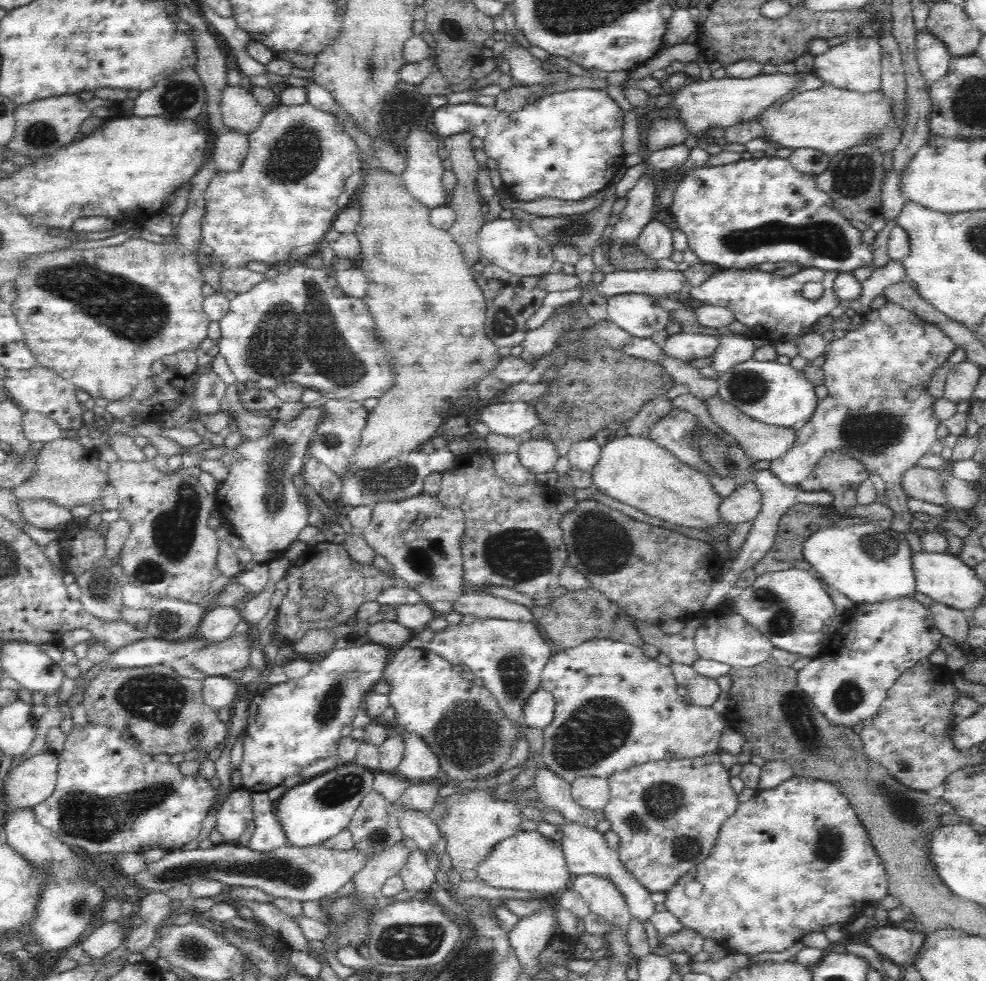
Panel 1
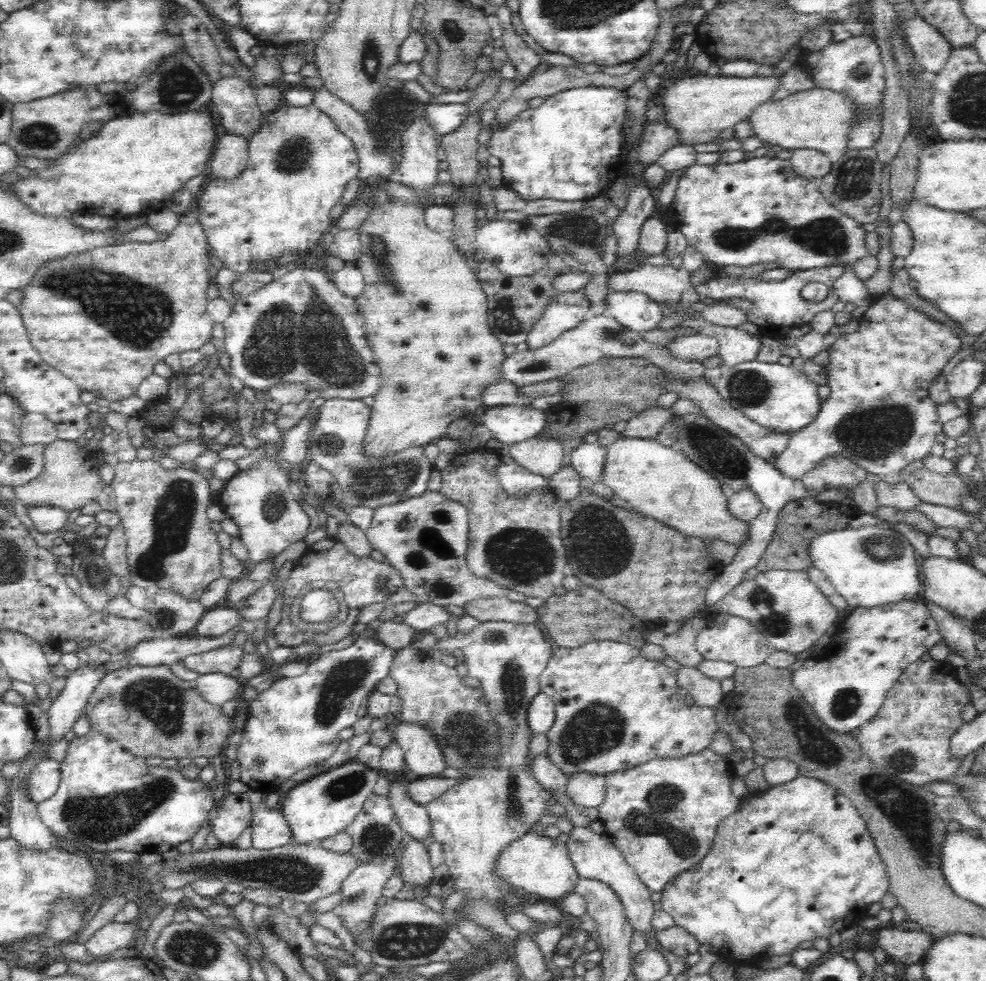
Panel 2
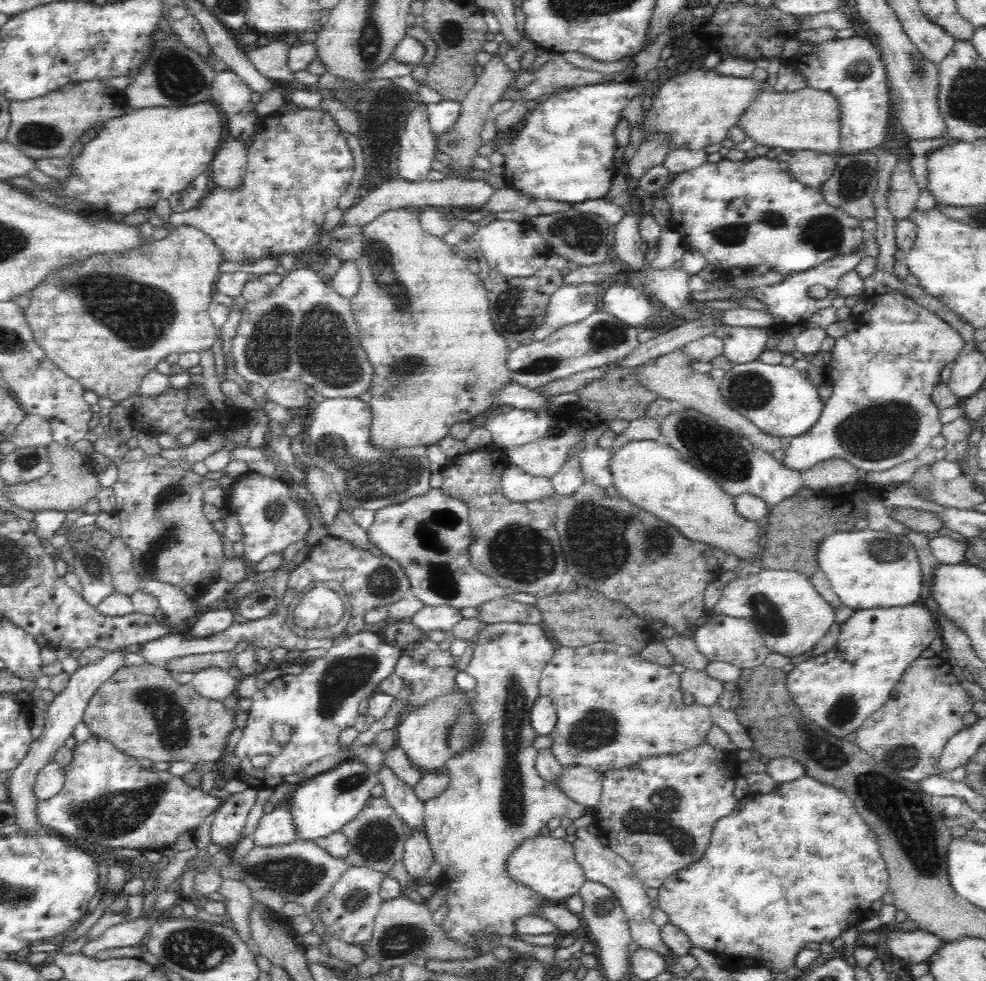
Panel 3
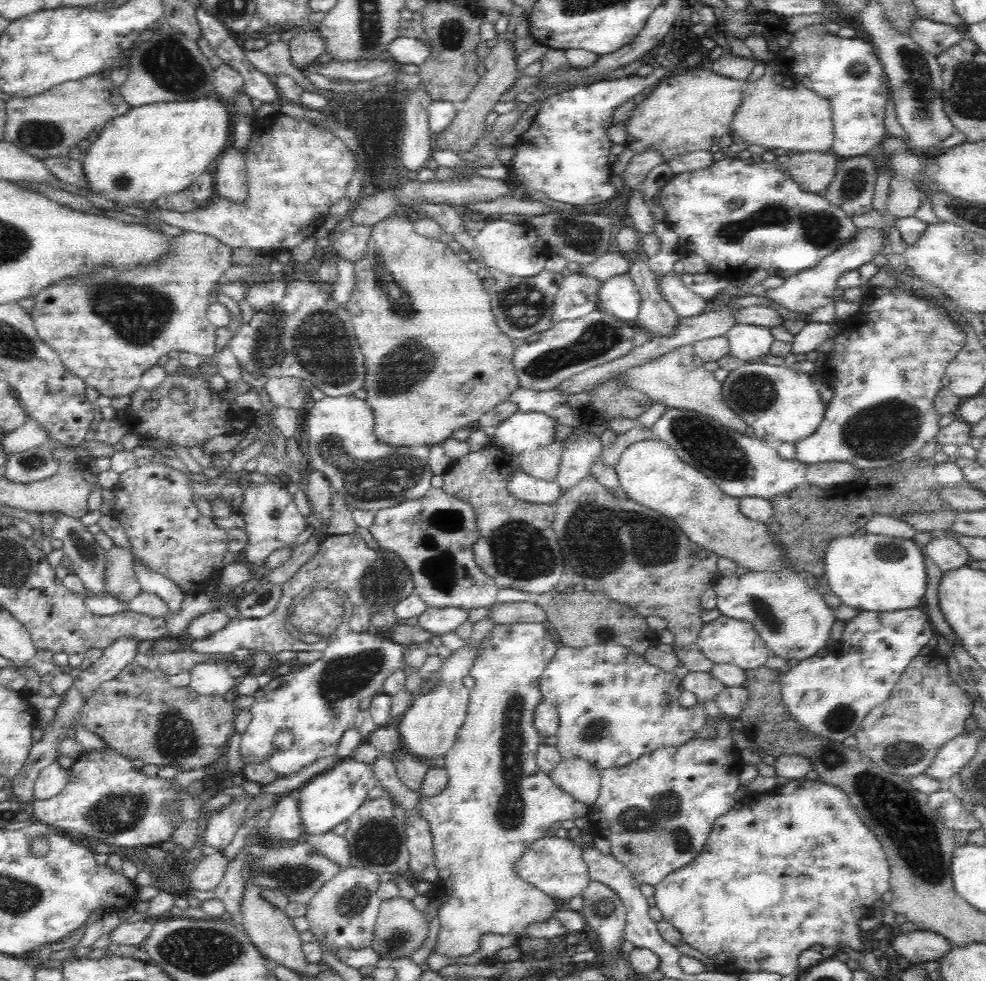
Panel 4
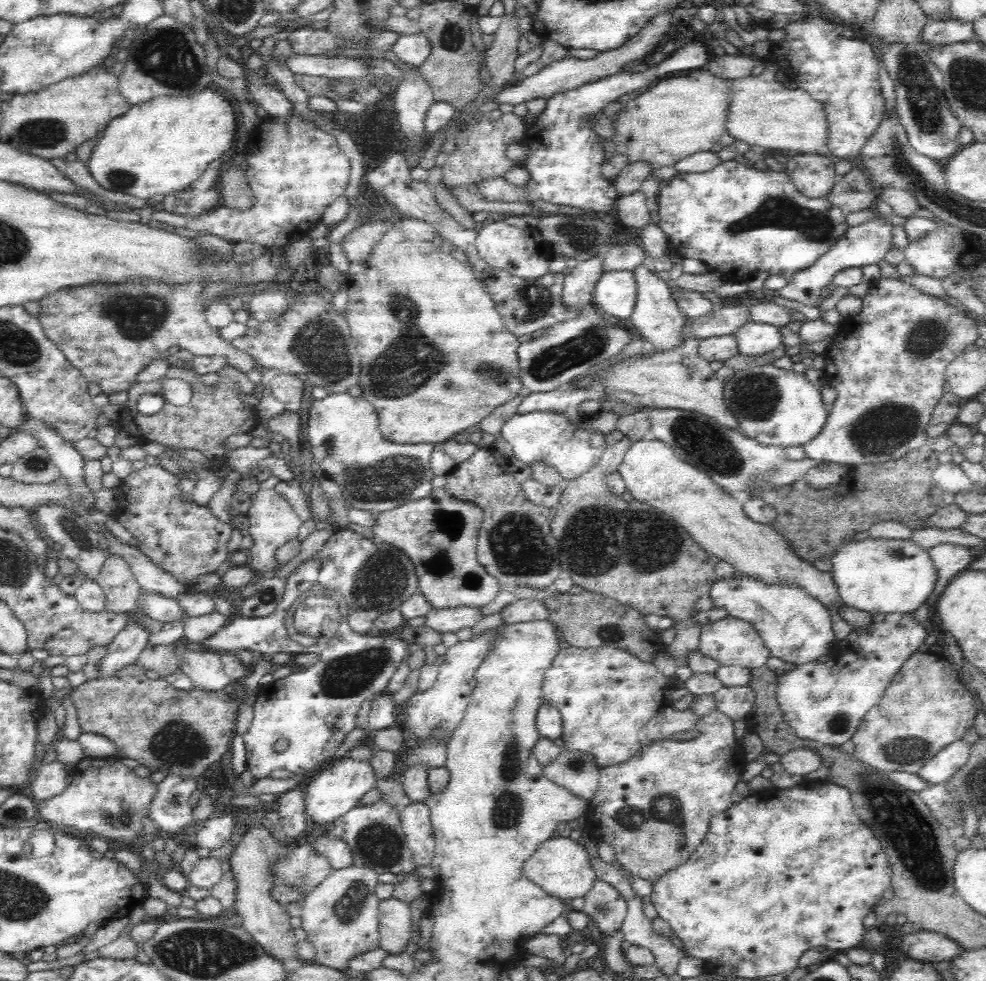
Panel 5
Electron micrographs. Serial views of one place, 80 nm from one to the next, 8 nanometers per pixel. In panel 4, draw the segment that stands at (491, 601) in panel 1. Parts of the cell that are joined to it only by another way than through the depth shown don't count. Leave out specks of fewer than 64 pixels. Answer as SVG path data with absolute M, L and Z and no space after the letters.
M533 599L526 602L493 606L493 609L489 612L489 617L495 623L504 623L505 625L524 622L546 622L547 620L545 610L540 608Z

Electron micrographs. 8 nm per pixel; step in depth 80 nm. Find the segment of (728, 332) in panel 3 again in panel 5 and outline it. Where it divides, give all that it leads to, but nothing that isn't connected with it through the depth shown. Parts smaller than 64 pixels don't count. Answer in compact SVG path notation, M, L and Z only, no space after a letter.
M750 321L734 334L740 355L746 357L763 356L784 345L780 327L772 324Z

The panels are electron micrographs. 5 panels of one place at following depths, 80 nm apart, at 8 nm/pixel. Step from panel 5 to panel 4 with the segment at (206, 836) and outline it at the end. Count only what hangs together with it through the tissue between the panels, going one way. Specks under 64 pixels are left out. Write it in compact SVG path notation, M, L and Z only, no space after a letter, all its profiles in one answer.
M246 779L241 786L247 791L246 794L242 794L230 806L212 813L206 821L207 824L201 828L199 839L204 841L204 846L222 852L226 846L230 845L239 829L240 818L253 799L252 796L259 795L261 792L261 785L256 781Z

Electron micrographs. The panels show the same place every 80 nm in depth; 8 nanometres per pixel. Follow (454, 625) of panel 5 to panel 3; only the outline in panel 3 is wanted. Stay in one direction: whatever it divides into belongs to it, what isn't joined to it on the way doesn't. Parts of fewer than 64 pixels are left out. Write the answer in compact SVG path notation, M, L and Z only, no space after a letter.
M448 605L424 607L412 618L412 622L422 632L432 632L432 630L441 630L450 632L451 628L463 619L462 613L457 608Z

